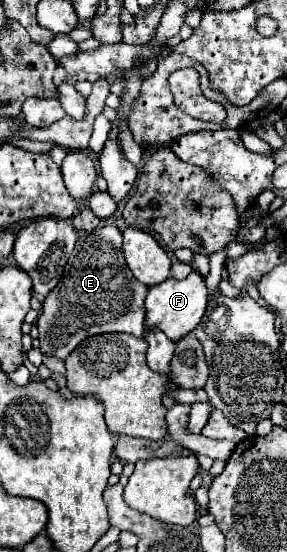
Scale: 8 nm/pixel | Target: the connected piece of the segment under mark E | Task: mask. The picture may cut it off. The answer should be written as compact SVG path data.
M103 226L91 230L91 234L79 234L63 278L45 298L43 314L37 320L39 350L43 356L65 360L79 342L95 334L127 332L141 336L145 330L145 296L147 286L135 282L127 268L121 248L121 232L115 226Z

